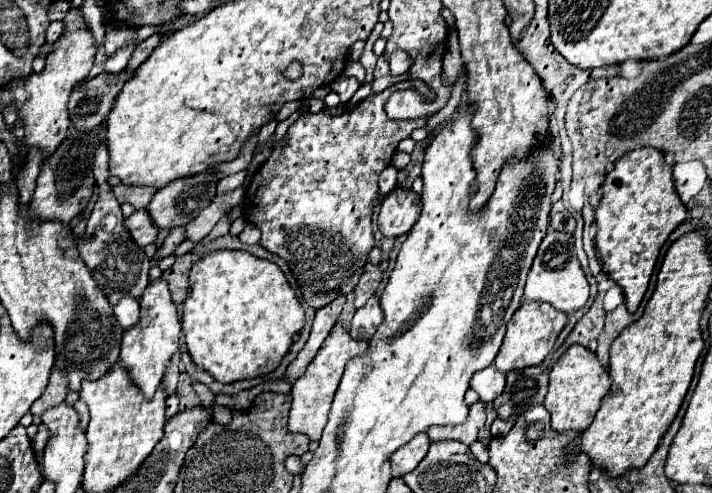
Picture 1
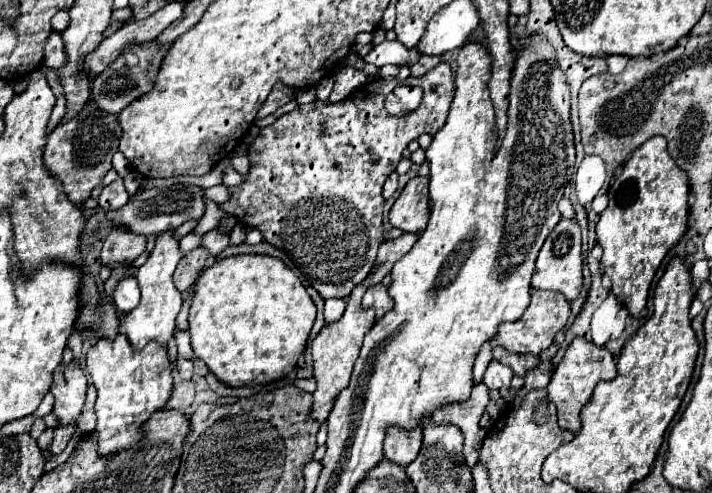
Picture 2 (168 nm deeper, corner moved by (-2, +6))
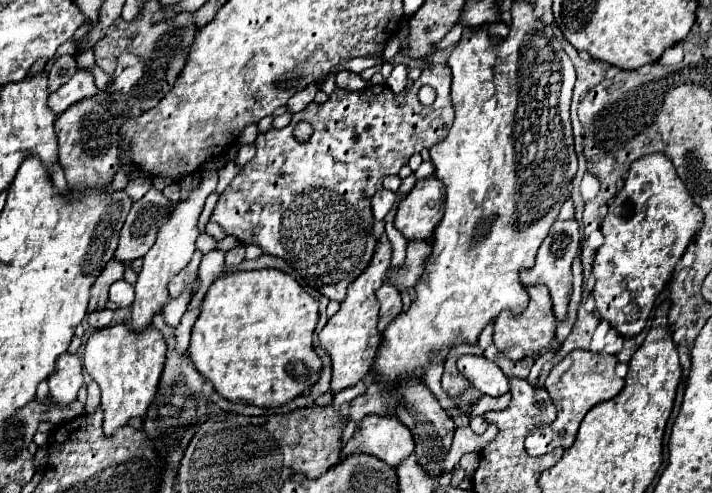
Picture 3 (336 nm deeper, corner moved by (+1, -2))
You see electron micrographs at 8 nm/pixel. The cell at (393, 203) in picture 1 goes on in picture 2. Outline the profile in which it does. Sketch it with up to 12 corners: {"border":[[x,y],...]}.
{"border":[[411,178],[389,222],[403,232],[427,226],[429,178]]}

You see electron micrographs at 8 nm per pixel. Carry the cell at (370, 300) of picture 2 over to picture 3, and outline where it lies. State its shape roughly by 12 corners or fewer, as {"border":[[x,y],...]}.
{"border":[[384,284],[376,298],[380,302],[378,332],[382,334],[402,312],[396,286]]}

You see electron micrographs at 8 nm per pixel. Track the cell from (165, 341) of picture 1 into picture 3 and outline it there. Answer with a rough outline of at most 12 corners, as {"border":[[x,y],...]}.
{"border":[[218,172],[172,208],[144,256],[132,328],[144,330],[192,260],[198,218]]}

